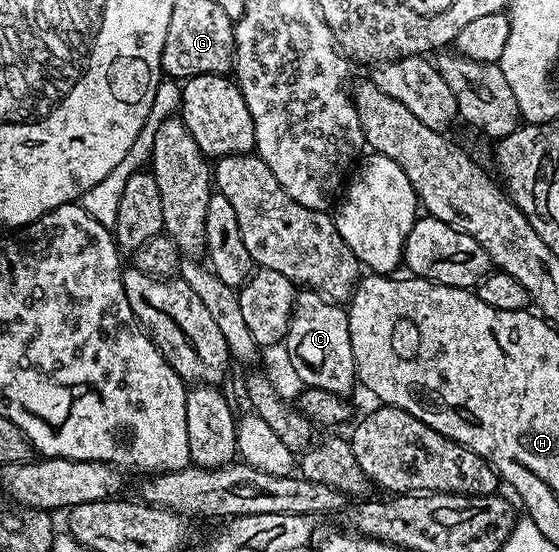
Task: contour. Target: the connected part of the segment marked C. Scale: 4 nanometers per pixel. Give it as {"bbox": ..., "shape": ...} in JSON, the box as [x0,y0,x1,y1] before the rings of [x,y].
{"bbox":[283,290,358,397],"shape":[[[301,290],[295,296],[296,308],[285,331],[283,349],[289,355],[293,372],[305,388],[318,388],[348,397],[358,383],[355,354],[351,354],[349,314],[340,303],[327,300],[312,290]]]}

